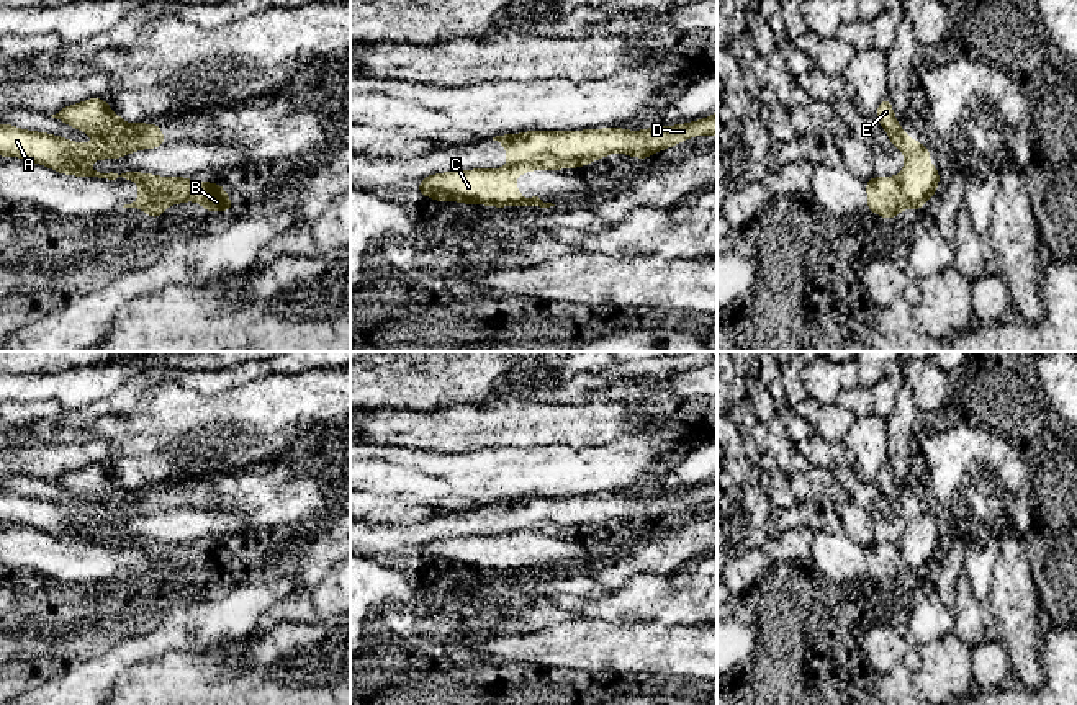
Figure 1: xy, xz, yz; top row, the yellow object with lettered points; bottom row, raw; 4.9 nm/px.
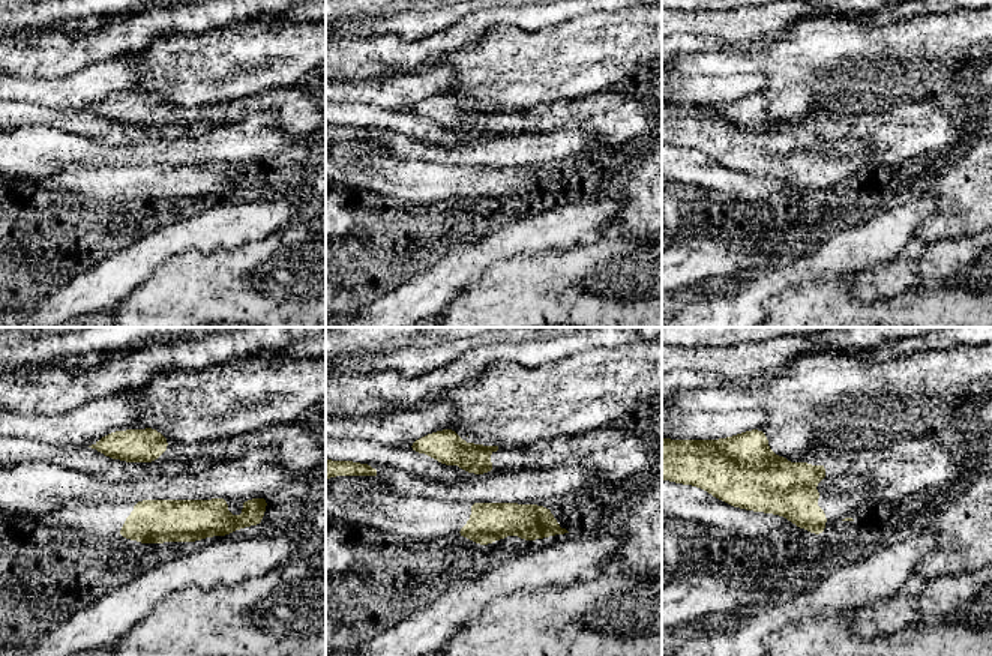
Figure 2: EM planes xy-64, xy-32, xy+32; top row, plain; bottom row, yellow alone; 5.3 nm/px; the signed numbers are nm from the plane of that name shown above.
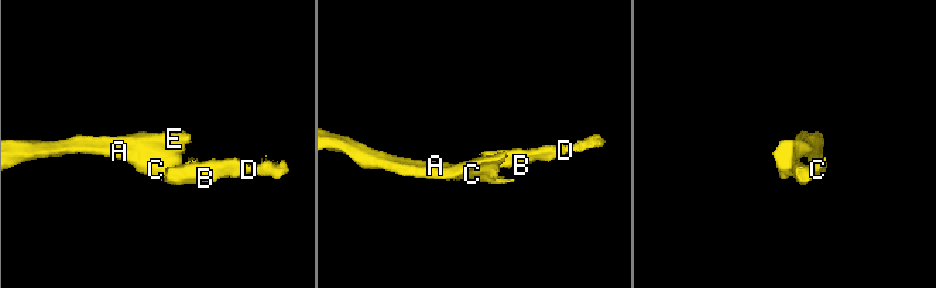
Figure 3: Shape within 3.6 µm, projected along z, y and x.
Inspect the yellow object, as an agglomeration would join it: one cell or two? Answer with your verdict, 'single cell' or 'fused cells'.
fused cells

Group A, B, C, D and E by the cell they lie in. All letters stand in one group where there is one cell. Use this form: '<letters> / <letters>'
A C E / B D

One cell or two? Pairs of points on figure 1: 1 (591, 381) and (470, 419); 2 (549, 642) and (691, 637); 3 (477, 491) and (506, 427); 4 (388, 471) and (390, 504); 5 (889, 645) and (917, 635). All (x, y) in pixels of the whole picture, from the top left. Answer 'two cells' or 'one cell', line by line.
1: two cells
2: one cell
3: two cells
4: two cells
5: two cells

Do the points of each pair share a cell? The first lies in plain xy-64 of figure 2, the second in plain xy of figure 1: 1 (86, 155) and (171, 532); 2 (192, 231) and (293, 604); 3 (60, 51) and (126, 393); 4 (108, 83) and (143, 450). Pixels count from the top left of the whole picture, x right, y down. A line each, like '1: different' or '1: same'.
1: same
2: different
3: same
4: different

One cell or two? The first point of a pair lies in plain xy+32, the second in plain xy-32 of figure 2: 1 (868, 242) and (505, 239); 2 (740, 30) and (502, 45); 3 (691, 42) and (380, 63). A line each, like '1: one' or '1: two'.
1: one
2: one
3: one

